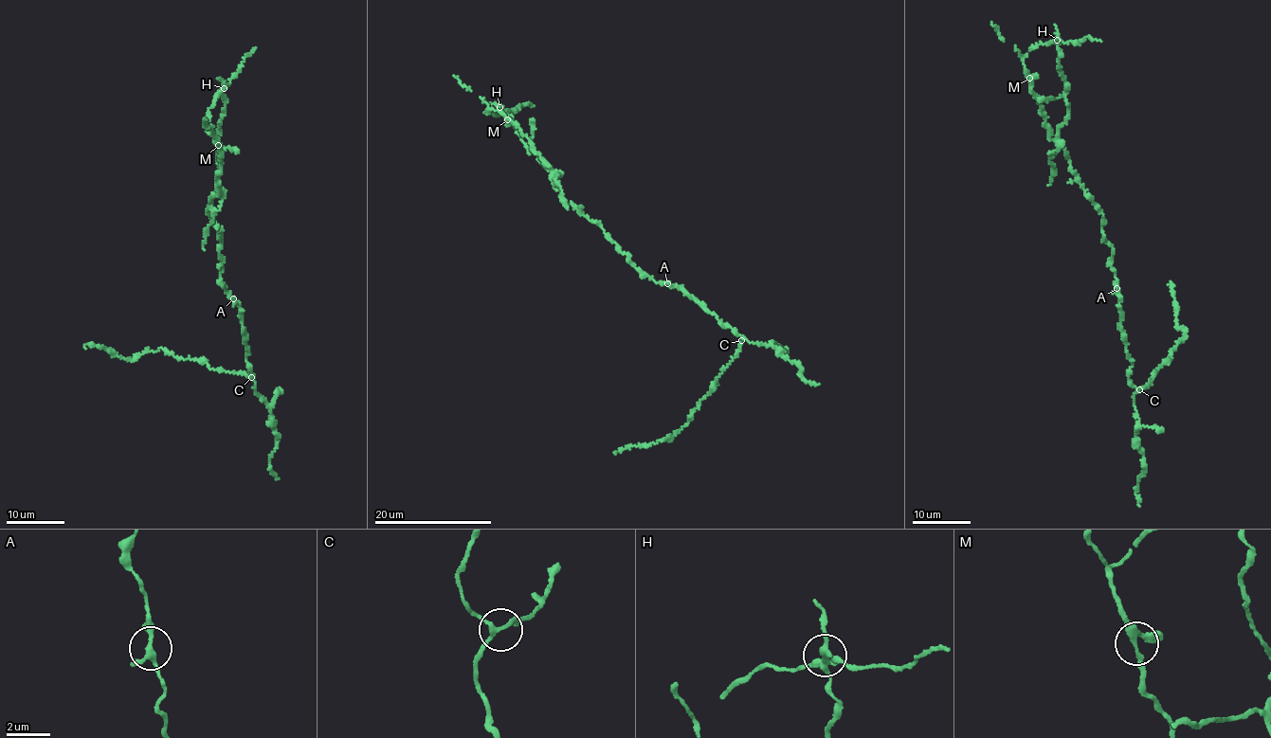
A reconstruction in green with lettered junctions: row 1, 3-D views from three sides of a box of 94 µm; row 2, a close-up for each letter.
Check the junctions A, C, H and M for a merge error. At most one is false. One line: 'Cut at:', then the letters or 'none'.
Cut at: H

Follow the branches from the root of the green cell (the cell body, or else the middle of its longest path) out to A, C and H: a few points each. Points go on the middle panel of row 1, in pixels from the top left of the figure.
A: (641, 273), (657, 283), (667, 283)
C: (641, 273), (657, 283), (680, 287), (741, 340)
H: (641, 273), (600, 224), (562, 200), (553, 183), (553, 173), (536, 153), (528, 152), (516, 123), (499, 108)

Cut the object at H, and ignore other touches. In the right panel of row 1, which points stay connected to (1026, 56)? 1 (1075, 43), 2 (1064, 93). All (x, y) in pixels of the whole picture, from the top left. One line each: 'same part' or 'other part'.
1: same part
2: other part

